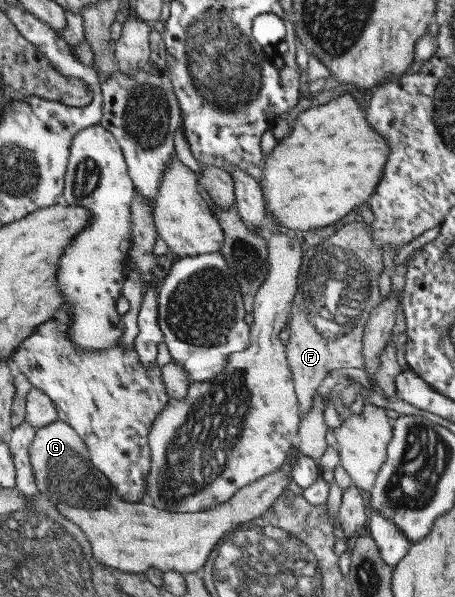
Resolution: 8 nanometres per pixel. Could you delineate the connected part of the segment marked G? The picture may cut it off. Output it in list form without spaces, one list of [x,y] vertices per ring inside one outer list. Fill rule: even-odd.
[[[314,392],[313,406],[309,412],[300,412],[300,429],[297,433],[293,448],[293,460],[285,462],[278,470],[266,474],[250,486],[241,488],[228,502],[219,504],[204,512],[170,512],[162,510],[149,502],[131,503],[125,501],[122,495],[117,493],[116,487],[110,479],[96,468],[91,457],[87,442],[74,430],[70,423],[56,421],[44,428],[38,428],[35,439],[30,445],[31,463],[35,472],[37,485],[40,492],[48,496],[49,500],[58,506],[60,510],[71,521],[78,523],[80,528],[88,535],[94,549],[95,557],[104,564],[119,568],[129,573],[146,573],[148,569],[159,568],[162,572],[181,572],[184,576],[200,570],[213,553],[213,549],[227,535],[228,532],[238,528],[242,522],[250,522],[255,518],[261,517],[266,509],[277,502],[279,494],[287,489],[289,466],[300,456],[304,455],[314,461],[322,456],[327,447],[324,441],[327,426],[322,419],[324,404],[320,396]]]

